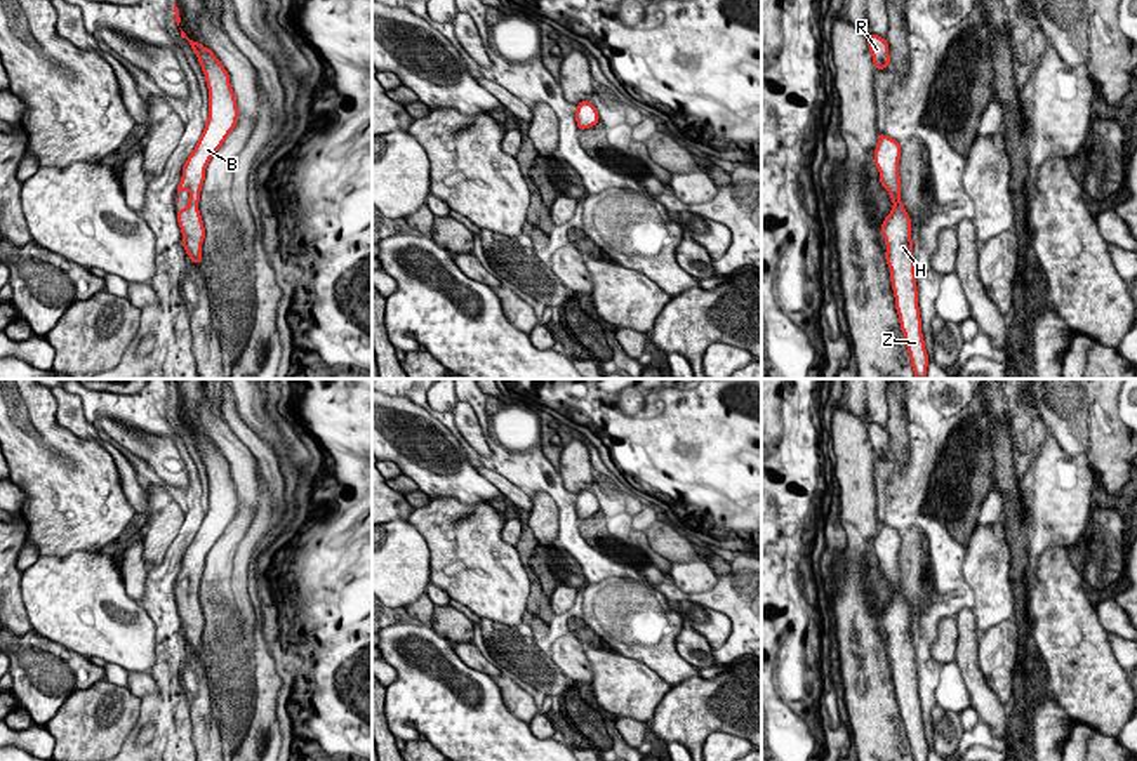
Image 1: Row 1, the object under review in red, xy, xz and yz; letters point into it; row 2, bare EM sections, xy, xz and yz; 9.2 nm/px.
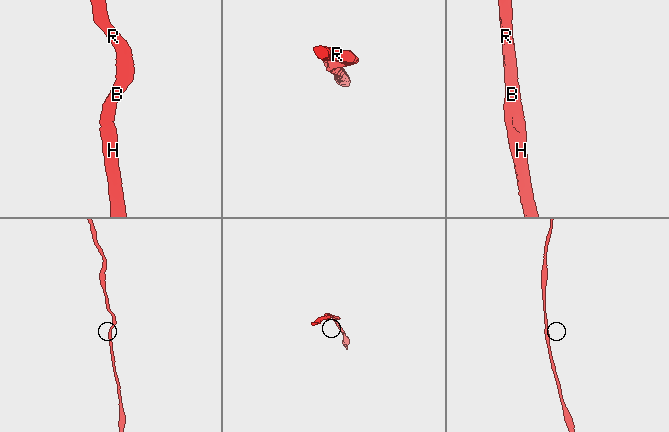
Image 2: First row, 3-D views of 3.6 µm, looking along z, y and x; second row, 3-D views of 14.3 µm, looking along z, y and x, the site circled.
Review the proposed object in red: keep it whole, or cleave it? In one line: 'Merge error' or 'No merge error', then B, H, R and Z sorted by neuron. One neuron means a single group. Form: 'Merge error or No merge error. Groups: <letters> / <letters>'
No merge error. Groups: B H R Z

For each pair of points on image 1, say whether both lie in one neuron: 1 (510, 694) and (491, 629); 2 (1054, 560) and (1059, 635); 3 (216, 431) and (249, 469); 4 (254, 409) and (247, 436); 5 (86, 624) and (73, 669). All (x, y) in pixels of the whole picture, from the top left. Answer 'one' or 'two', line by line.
1: two
2: one
3: one
4: two
5: two

